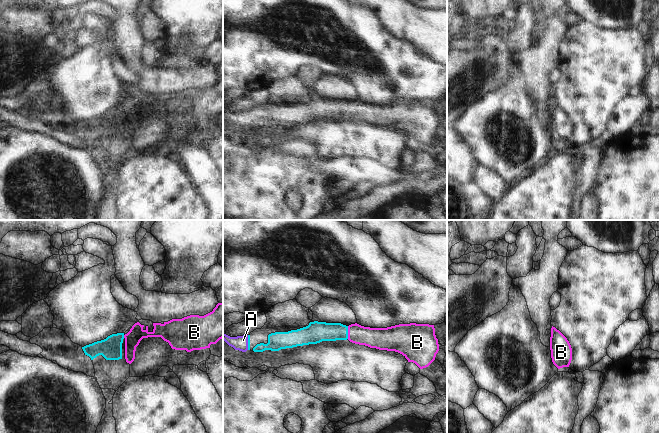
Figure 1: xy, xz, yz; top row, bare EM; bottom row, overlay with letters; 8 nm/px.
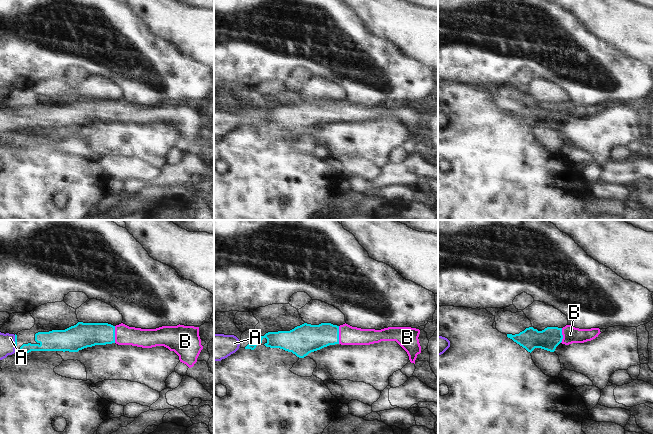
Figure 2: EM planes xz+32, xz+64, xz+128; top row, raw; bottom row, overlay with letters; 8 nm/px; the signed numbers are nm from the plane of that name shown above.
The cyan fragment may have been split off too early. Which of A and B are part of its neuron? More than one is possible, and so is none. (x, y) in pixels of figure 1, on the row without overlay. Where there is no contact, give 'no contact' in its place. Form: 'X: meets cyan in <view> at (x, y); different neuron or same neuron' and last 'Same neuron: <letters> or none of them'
A: meets cyan in xz at (248, 118); same neuron
B: meets cyan in xz at (347, 108); same neuron
Same neuron: A, B

